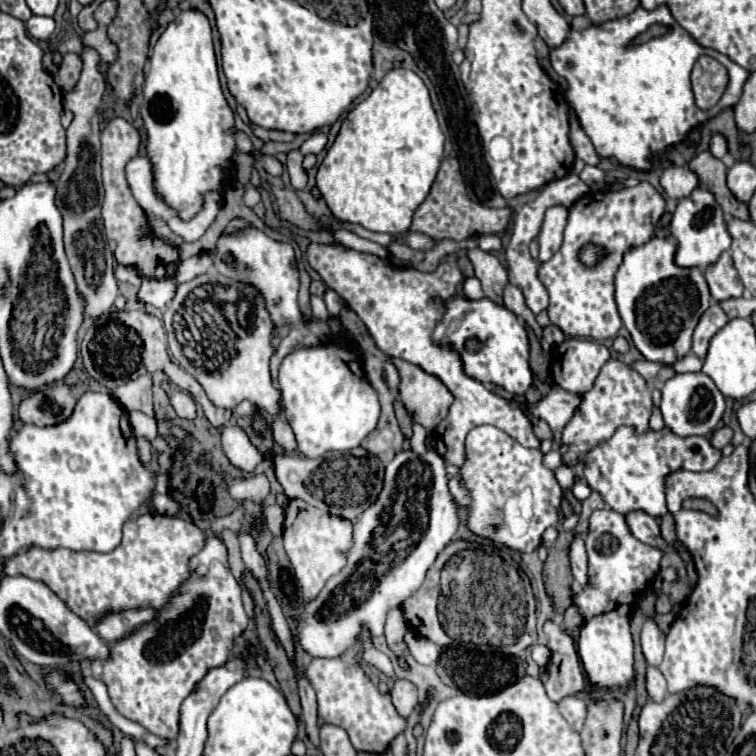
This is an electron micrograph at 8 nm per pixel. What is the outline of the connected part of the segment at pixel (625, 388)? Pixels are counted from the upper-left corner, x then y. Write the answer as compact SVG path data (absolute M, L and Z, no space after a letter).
M610 358L602 366L598 378L594 380L594 386L582 394L580 406L576 408L574 416L562 430L562 444L558 448L562 462L568 466L578 464L580 458L586 456L594 446L610 440L620 426L632 426L638 434L646 432L650 414L652 414L652 388L648 394L646 380L634 368L630 368L630 364Z

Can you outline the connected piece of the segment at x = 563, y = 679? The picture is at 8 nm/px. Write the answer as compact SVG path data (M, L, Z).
M548 620L544 624L544 632L548 636L548 648L552 650L552 658L546 668L548 696L554 702L560 702L564 696L574 696L578 692L588 690L574 638L566 636L556 620Z

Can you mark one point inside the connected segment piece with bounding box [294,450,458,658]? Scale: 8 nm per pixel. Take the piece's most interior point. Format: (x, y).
(396, 539)

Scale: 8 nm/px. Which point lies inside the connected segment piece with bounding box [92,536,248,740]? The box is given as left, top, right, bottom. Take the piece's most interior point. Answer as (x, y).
(149, 672)

